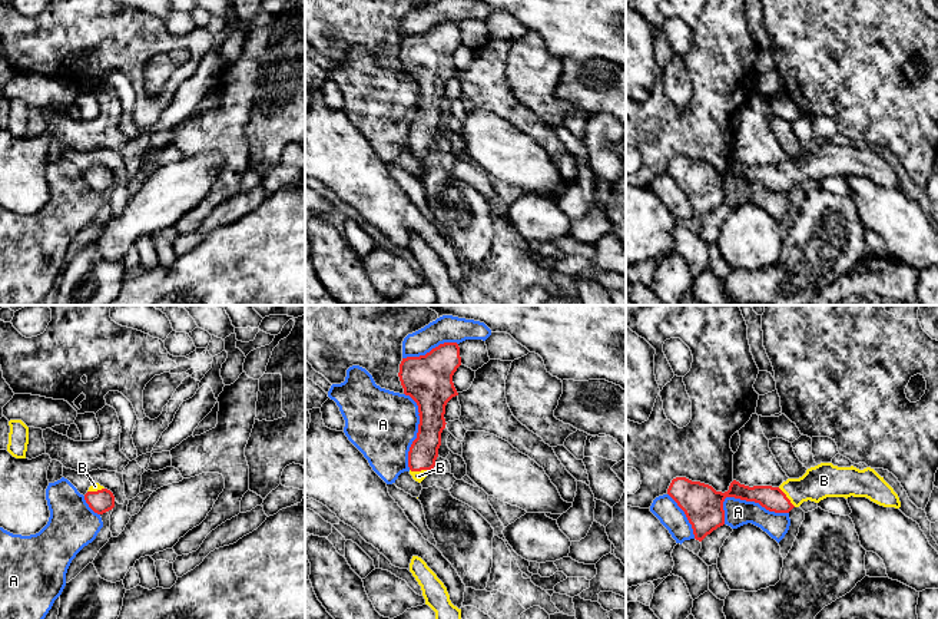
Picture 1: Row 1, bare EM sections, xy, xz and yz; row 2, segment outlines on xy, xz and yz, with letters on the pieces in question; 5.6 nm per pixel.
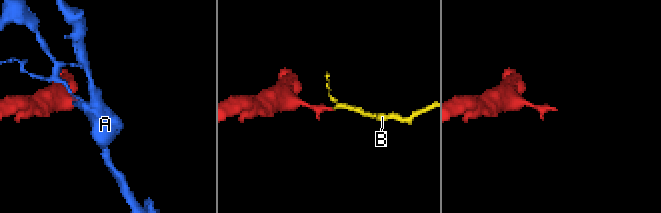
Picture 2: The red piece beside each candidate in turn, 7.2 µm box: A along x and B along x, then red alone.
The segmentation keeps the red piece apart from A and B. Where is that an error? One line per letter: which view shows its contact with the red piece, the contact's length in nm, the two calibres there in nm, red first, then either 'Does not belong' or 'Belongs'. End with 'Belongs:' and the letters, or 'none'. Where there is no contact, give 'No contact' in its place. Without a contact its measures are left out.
A: Touches red in yz. Shared border 380 nm. Thickness 140 nm (red) against 150 nm. Does not belong
B: Touches red in xz. Shared border 110 nm. Thickness 160 nm (red) against 60 nm. Belongs
Belongs: B

